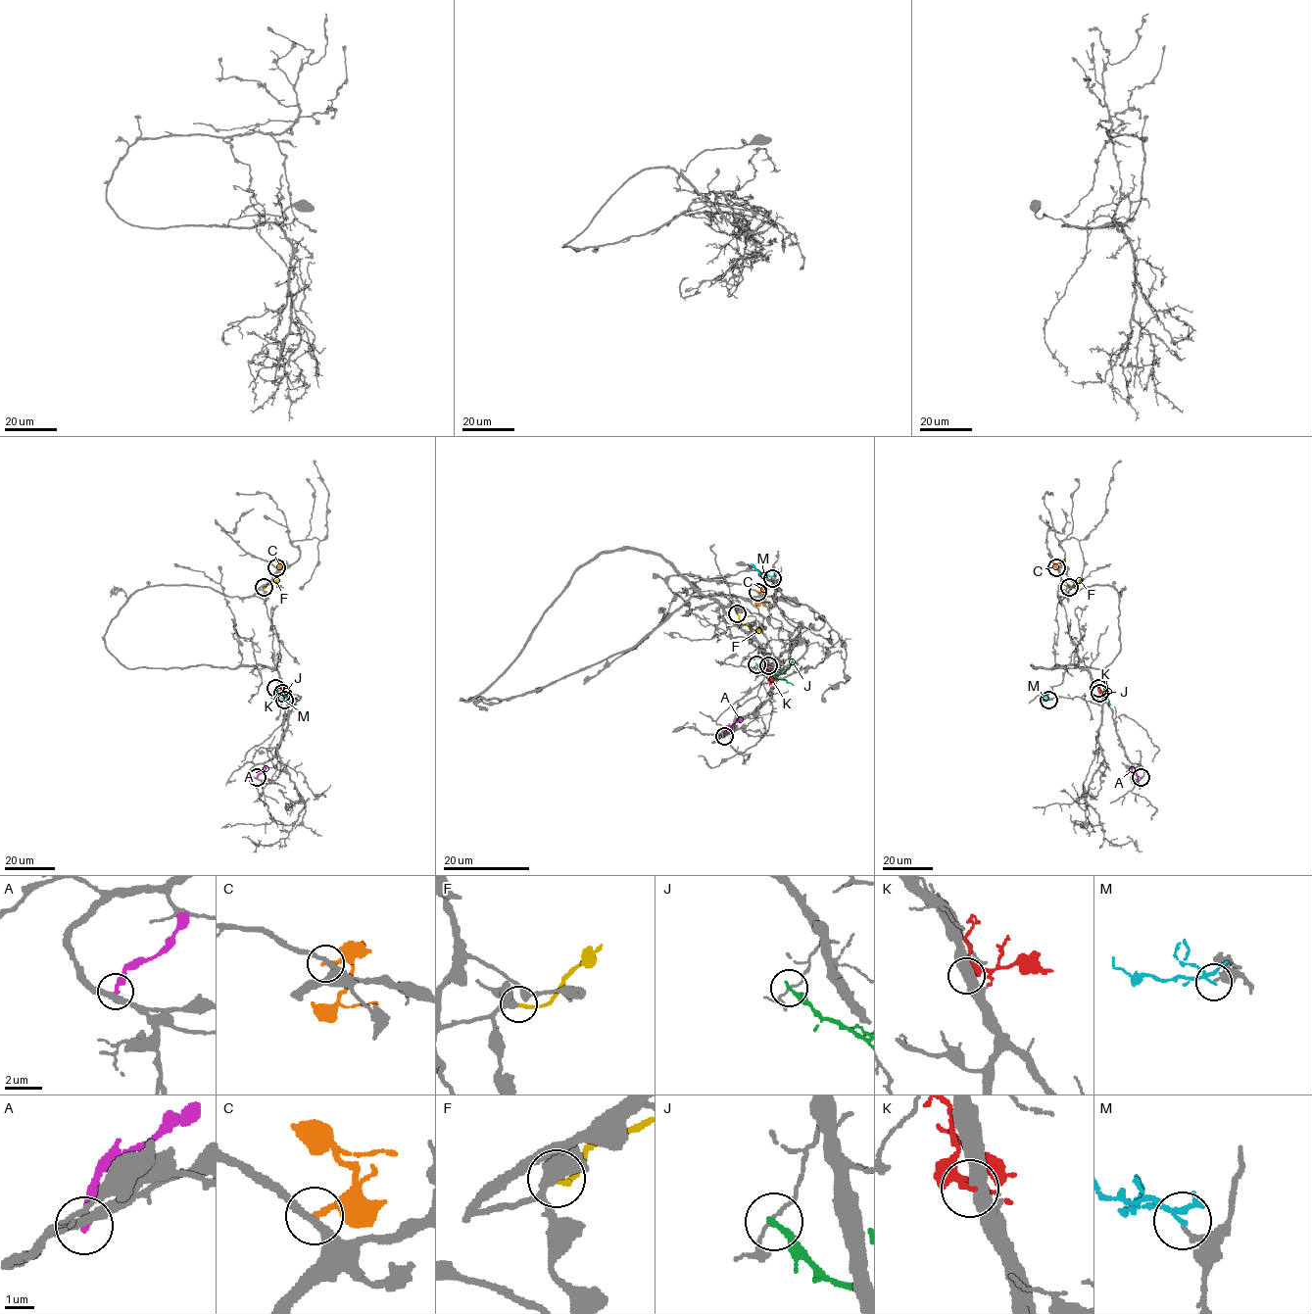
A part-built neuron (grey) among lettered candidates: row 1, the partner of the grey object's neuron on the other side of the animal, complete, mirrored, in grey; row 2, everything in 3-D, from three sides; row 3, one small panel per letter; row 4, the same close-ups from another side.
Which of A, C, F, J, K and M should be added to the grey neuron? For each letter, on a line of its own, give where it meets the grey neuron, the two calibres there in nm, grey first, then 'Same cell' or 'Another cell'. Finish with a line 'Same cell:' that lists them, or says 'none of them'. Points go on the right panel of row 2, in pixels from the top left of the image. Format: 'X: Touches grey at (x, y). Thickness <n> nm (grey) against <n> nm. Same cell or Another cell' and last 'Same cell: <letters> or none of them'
A: Touches grey at (1141, 777). Thickness 320 nm (grey) against 160 nm. Another cell
C: Touches grey at (1056, 567). Thickness 240 nm (grey) against 240 nm. Another cell
F: Touches grey at (1069, 587). Thickness 360 nm (grey) against 190 nm. Same cell
J: Touches grey at (1098, 688). Thickness 90 nm (grey) against 220 nm. Another cell
K: Touches grey at (1099, 693). Thickness 480 nm (grey) against 240 nm. Another cell
M: Touches grey at (1048, 700). Thickness 170 nm (grey) against 100 nm. Another cell
Same cell: F

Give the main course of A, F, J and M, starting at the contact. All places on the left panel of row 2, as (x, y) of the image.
A: (256, 778), (267, 766)
F: (264, 587), (279, 579)
J: (275, 688), (297, 704)
M: (284, 700), (270, 697)

